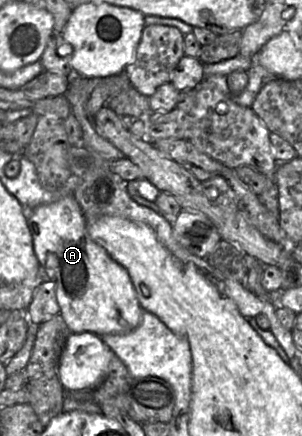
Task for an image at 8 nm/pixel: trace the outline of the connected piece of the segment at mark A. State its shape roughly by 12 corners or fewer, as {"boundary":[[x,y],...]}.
{"boundary":[[73,195],[25,217],[72,333],[124,334],[143,309]]}

